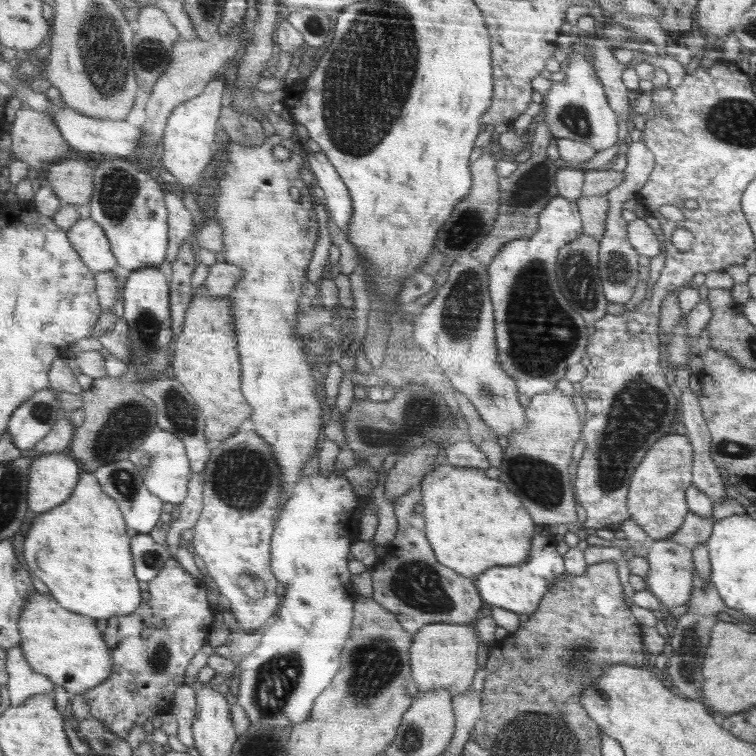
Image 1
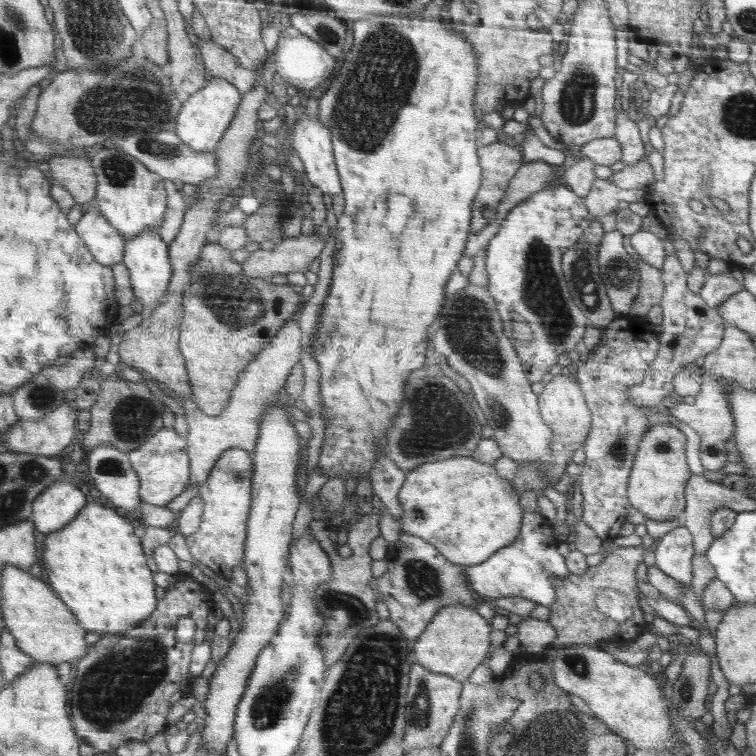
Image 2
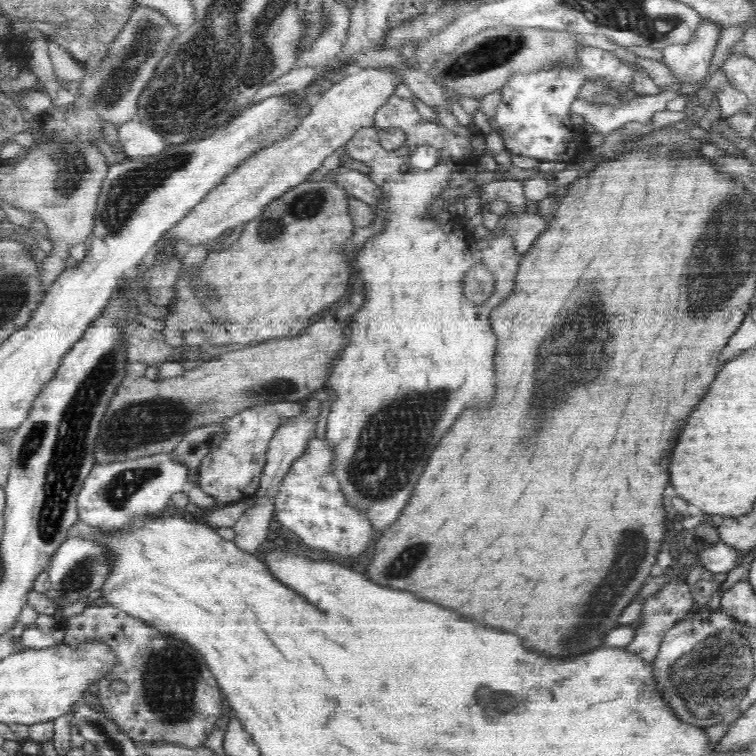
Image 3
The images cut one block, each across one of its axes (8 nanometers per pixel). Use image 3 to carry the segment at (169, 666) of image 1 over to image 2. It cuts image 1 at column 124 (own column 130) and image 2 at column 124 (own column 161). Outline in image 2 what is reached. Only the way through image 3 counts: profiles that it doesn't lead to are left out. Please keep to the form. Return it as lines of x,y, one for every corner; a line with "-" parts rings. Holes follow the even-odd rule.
176,572
176,583
165,588
164,598
160,599
159,608
155,609
155,612
151,614
150,617
147,618
146,621
143,621
140,627
136,629
132,629
129,631
124,631
123,633
118,634
107,634
102,636
102,638
94,645
91,645
90,654
88,654
87,658
84,658
84,661
78,663
78,675
75,680
75,686
78,688
76,692
73,692
73,702
72,708
74,708
74,712
72,712
72,718
74,718
74,722
76,722
77,734
81,740
88,742
91,746
93,746
98,753
109,753
116,754
117,750
122,746
126,745
132,741
144,741
148,742
149,739
156,736
158,732
162,732
164,730
164,726
166,726
166,714
170,712
170,706
174,704
174,702
160,702
160,700
166,700
166,698
172,698
172,700
178,700
178,698
188,697
190,693
190,674
188,674
188,664
190,664
190,652
195,646
198,644
202,644
202,640
204,640
204,630
206,630
206,626
208,626
208,614
212,612
212,606
214,606
214,602
212,602
212,596
210,596
210,589
206,588
205,584
200,584
199,581
192,580
190,574
184,574
181,572
-
181,616
188,616
188,618
192,618
196,623
196,632
194,634
194,641
188,643
178,642
174,638
174,633
176,632
176,622

